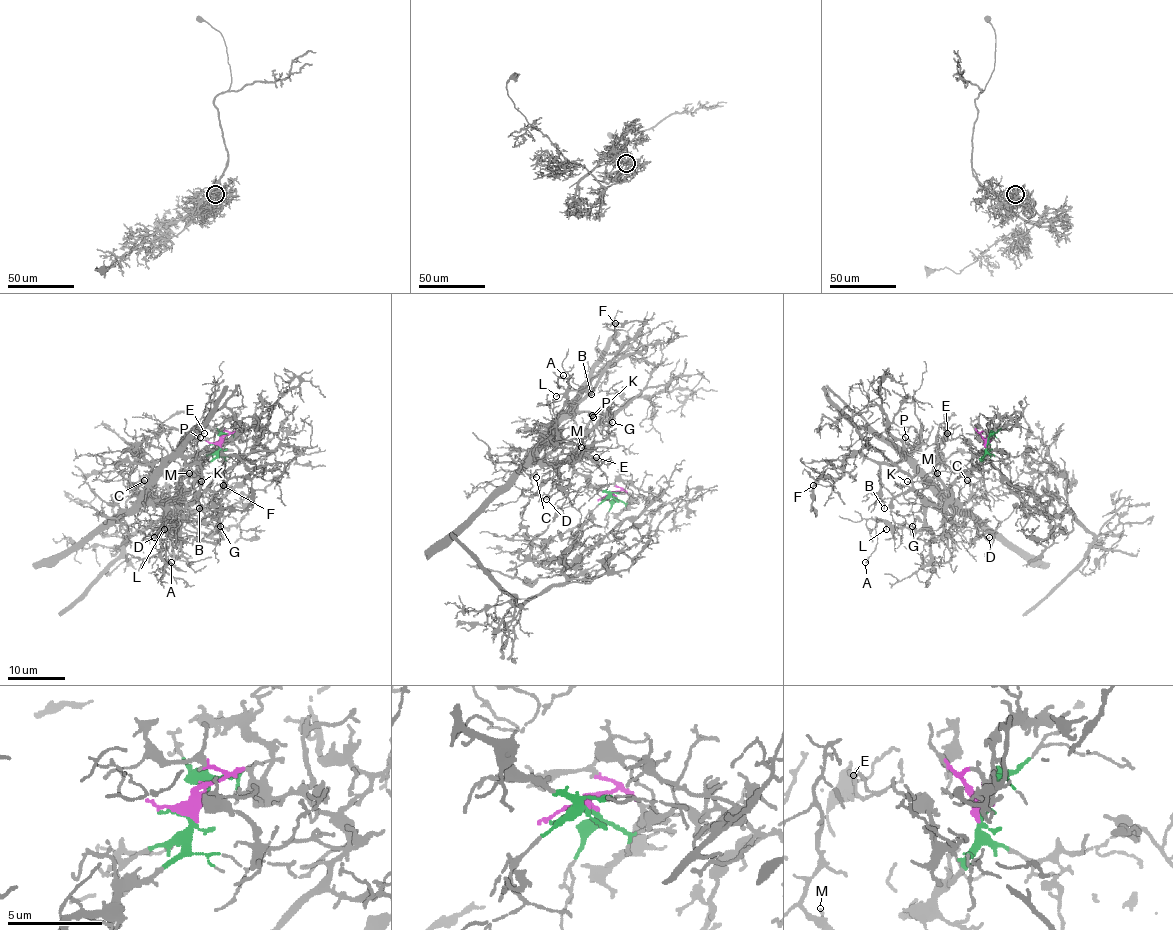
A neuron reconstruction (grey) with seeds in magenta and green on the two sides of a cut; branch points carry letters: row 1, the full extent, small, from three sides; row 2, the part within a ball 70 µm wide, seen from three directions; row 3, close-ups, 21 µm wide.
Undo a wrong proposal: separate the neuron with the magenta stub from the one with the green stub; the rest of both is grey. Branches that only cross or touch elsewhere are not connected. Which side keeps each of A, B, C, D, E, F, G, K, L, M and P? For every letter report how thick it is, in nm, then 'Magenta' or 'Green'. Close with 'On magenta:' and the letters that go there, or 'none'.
A: Thickness 140 nm. Green
B: Thickness 140 nm. Green
C: Thickness 110 nm. Green
D: Thickness 140 nm. Green
E: Thickness 160 nm. Green
F: Thickness 160 nm. Green
G: Thickness 120 nm. Green
K: Thickness 180 nm. Green
L: Thickness 130 nm. Green
M: Thickness 110 nm. Green
P: Thickness 100 nm. Green
On magenta: none

